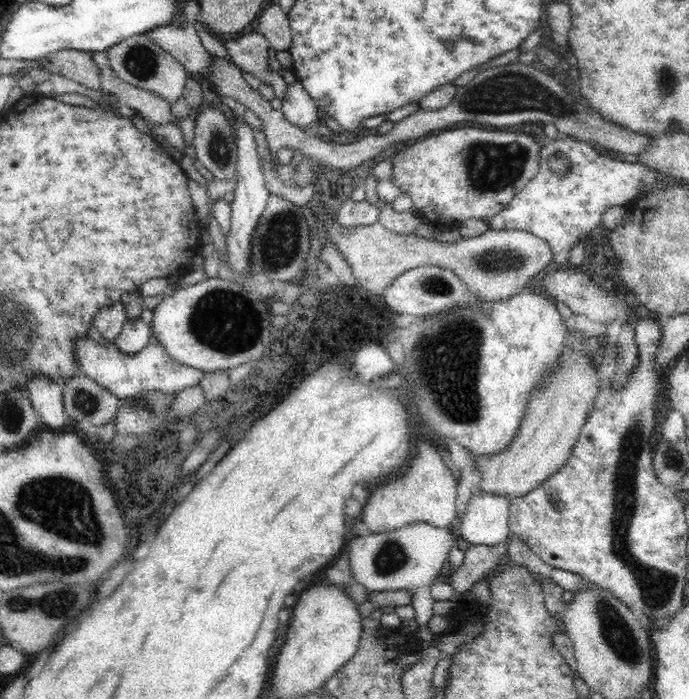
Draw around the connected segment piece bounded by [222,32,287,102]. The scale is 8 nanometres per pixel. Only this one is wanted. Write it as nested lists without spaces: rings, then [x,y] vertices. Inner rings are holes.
[[[249,33],[241,36],[236,40],[227,40],[222,42],[226,51],[228,52],[229,60],[232,64],[236,65],[243,73],[250,73],[259,78],[262,83],[270,84],[274,91],[274,98],[279,98],[281,102],[286,95],[286,83],[284,78],[275,71],[268,69],[268,50],[270,46],[268,41],[264,38],[264,35],[258,33]]]

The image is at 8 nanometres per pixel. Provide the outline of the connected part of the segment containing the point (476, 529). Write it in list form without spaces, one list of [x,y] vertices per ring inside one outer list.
[[[476,493],[460,521],[460,538],[465,546],[496,548],[510,538],[510,499],[502,495]]]

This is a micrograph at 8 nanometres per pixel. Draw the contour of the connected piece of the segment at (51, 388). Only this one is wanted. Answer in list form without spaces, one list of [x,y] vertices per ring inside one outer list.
[[[34,377],[28,384],[27,395],[32,408],[38,413],[40,424],[49,431],[64,431],[67,416],[63,406],[63,390],[57,382],[46,377]]]

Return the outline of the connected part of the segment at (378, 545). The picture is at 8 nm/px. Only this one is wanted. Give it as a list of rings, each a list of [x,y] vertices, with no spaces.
[[[414,523],[391,533],[369,533],[365,537],[356,537],[348,545],[348,560],[354,582],[362,585],[368,593],[408,591],[416,622],[427,626],[434,615],[433,604],[436,602],[430,588],[438,582],[438,574],[454,547],[452,532],[428,523]]]

